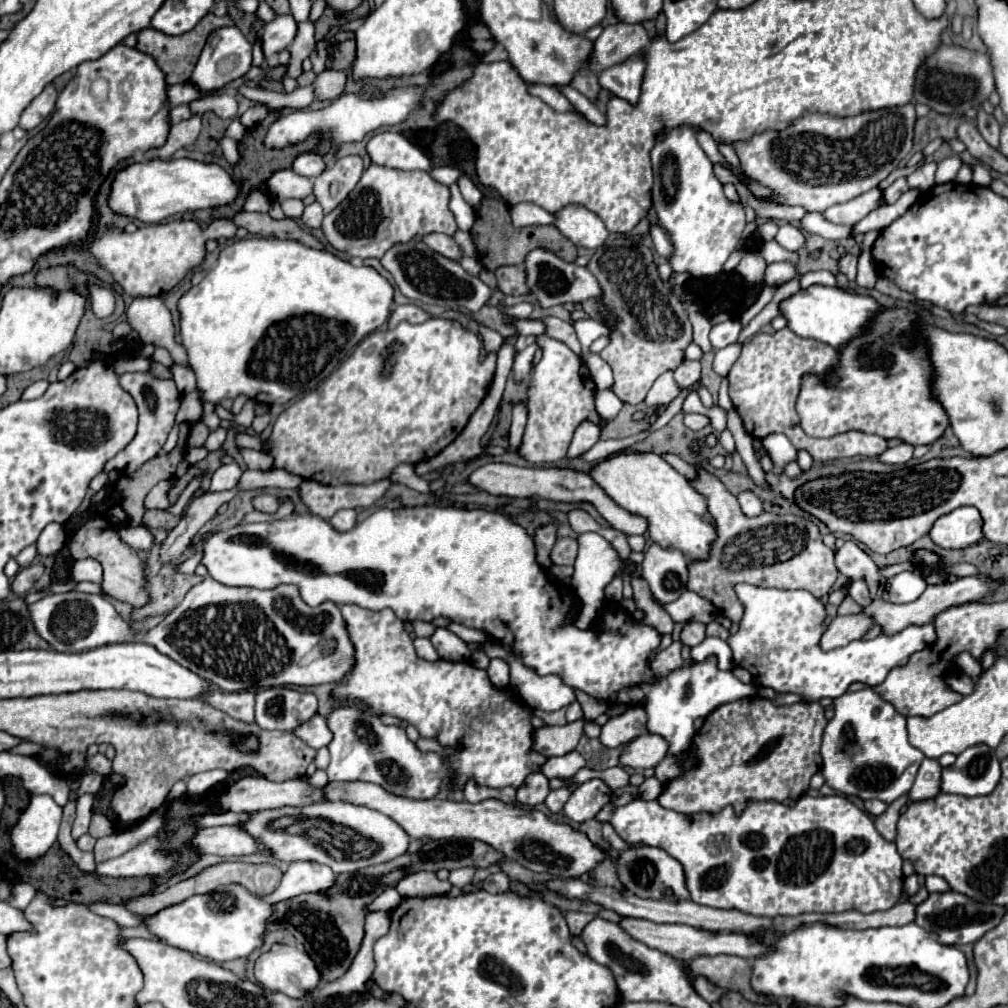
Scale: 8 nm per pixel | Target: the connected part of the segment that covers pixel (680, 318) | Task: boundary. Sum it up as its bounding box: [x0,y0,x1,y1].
[555,205,693,405]

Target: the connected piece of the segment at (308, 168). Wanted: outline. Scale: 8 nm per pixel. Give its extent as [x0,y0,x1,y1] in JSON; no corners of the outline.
[291,151,325,177]

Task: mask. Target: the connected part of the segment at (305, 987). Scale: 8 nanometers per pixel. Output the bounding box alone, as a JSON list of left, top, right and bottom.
[253,943,323,997]

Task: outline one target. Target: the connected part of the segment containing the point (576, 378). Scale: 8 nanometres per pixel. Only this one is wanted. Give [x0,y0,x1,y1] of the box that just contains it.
[515,335,599,465]

